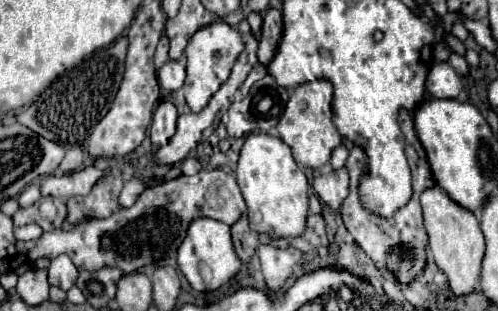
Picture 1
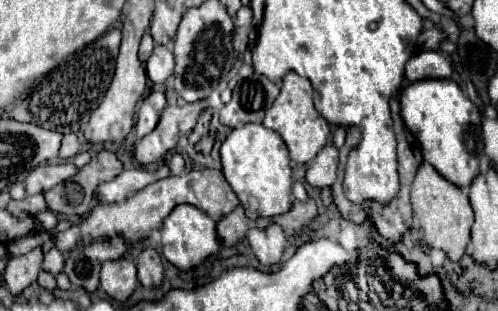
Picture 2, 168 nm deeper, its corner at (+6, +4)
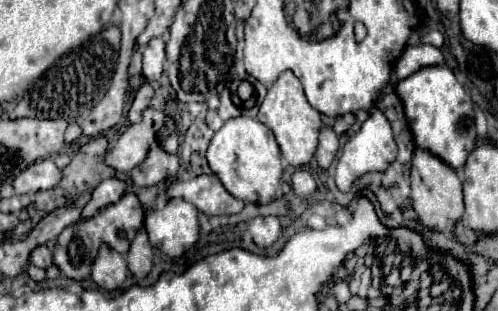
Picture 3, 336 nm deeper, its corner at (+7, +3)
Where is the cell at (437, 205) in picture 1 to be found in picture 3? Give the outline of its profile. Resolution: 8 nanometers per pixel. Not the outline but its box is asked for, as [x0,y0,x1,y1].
[412,148,464,232]

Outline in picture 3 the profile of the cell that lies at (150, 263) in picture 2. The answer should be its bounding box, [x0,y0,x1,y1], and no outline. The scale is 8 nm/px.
[128,230,152,278]

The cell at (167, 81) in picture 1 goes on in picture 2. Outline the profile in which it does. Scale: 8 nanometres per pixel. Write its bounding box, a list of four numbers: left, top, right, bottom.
[147,45,173,83]

